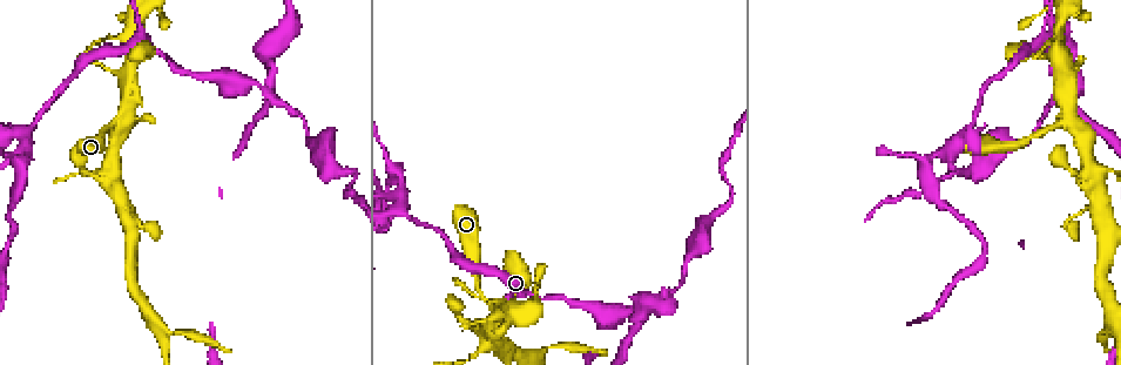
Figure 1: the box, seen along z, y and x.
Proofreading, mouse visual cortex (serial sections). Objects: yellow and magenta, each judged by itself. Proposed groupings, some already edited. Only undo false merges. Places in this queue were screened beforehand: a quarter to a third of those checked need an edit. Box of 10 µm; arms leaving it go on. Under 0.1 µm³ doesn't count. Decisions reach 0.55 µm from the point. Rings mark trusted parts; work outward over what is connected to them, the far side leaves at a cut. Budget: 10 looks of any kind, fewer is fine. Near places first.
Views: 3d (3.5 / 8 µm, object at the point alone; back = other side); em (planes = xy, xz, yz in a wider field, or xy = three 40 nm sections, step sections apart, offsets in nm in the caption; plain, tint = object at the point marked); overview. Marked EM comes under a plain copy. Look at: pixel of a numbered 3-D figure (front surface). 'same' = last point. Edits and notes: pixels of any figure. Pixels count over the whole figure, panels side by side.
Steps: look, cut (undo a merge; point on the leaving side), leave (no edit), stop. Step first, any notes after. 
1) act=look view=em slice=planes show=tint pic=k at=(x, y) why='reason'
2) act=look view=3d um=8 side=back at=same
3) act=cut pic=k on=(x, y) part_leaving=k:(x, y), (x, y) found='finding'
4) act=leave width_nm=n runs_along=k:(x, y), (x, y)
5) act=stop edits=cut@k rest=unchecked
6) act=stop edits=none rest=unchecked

act=look view=3d um=3.5 pic=1 at=(22, 163) why='small branch off a trunk'

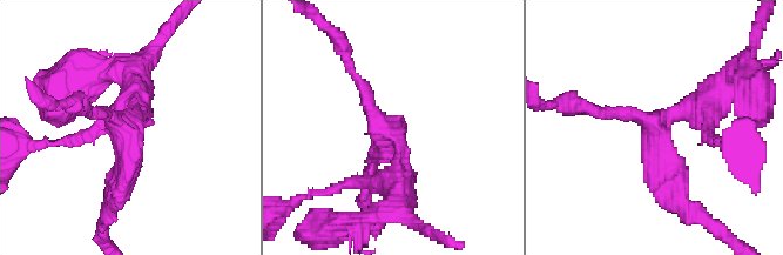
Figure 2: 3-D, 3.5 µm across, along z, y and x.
act=look view=em slice=xy step=5 show=tint pic=2 at=(658, 131) arms=3 arm_widths_nm=150,350,400

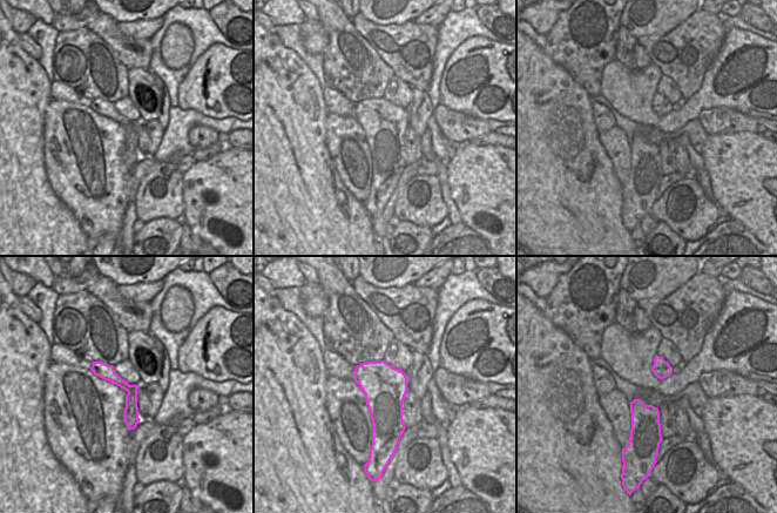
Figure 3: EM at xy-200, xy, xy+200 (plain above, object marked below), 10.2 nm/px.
act=leave runs_along=3:(95, 364), (132, 392), (132, 425) found='continuous, no second cell'

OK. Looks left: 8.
act=look view=3d um=3.5 pic=1 at=(118, 122) why='a fork'

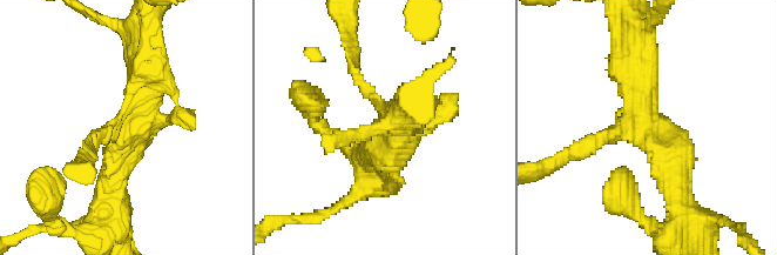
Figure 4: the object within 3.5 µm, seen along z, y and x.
act=look view=em slice=xy step=1 show=tint pic=4 at=(635, 124) why='now the EM'

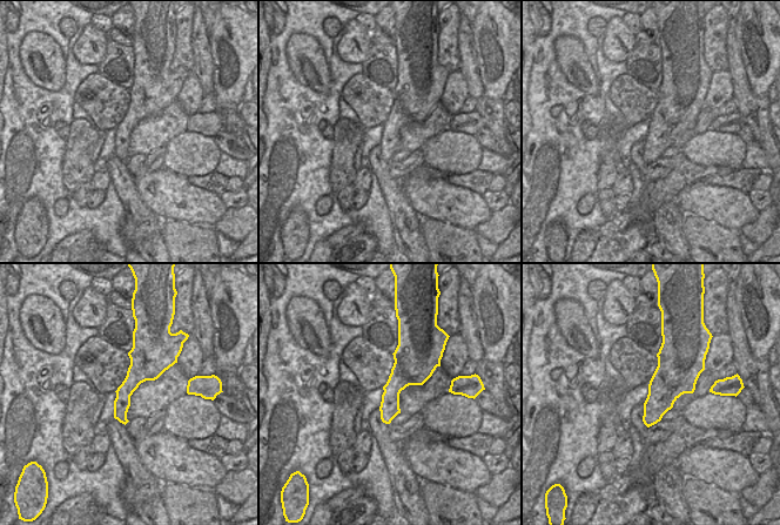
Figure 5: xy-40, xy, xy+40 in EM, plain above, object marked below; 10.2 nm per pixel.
act=look view=em slice=xy step=3 show=tint at=same why='cut it another way'

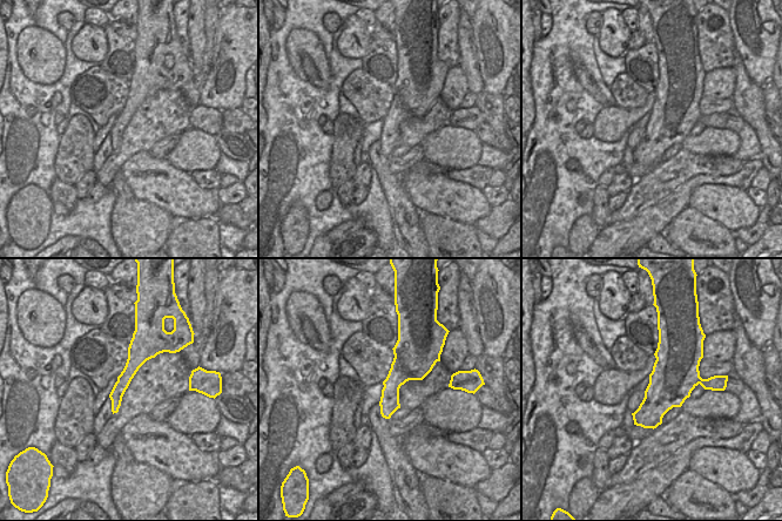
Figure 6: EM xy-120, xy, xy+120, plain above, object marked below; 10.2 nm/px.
act=leave runs_along=4:(580, 153), (640, 123), (673, 181) found='continuous, no second cell'

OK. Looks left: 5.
act=look view=3d um=3.5 pic=1 at=(265, 91) why='looks like a crossing'

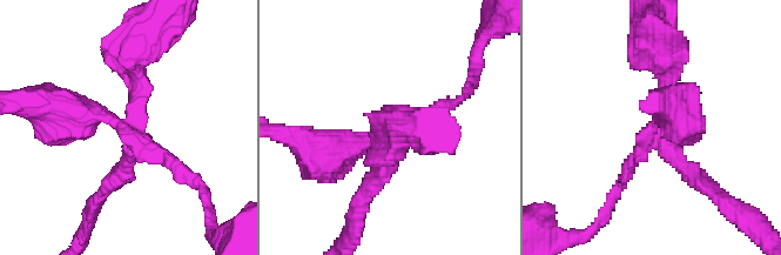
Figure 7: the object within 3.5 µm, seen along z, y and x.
act=look view=em slice=planes show=tint pic=7 at=(122, 129) arms=4 arm_widths_nm=200,200,200,450

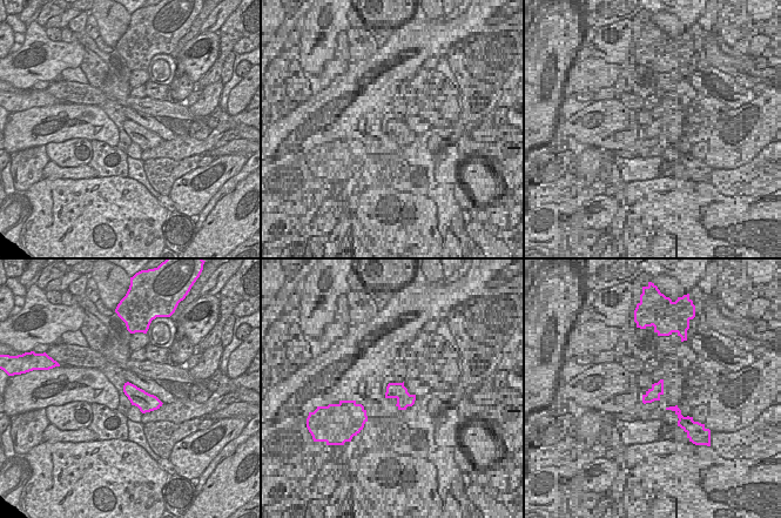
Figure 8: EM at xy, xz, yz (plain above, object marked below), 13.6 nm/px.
act=cut pic=7 on=(133, 80) width_nm=260 part_leaving=7:(130, 123), (148, 29) found='a second cell is stuck on'

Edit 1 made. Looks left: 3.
act=stop edits=cut@7 rest=unchecked

